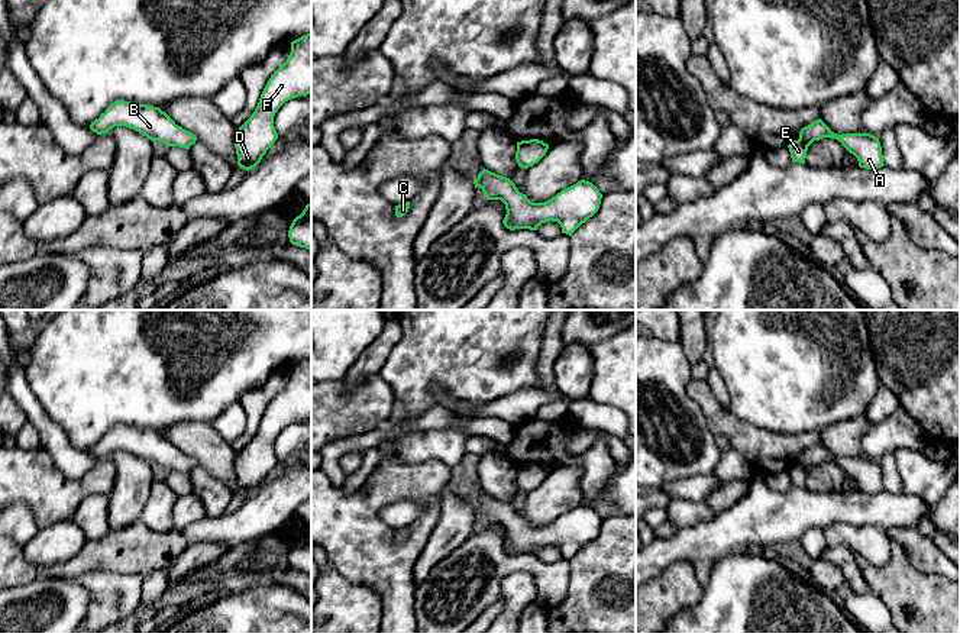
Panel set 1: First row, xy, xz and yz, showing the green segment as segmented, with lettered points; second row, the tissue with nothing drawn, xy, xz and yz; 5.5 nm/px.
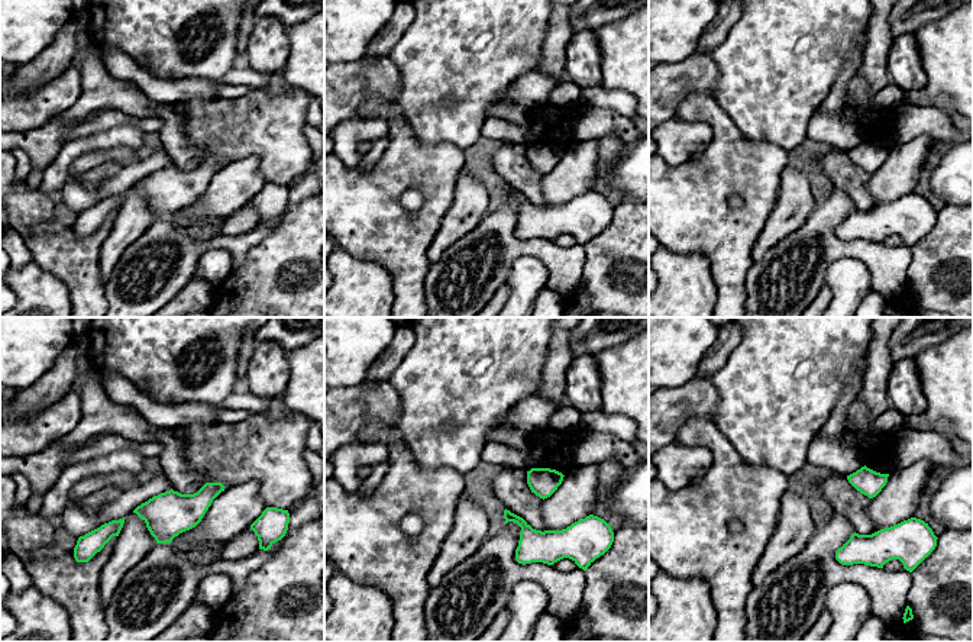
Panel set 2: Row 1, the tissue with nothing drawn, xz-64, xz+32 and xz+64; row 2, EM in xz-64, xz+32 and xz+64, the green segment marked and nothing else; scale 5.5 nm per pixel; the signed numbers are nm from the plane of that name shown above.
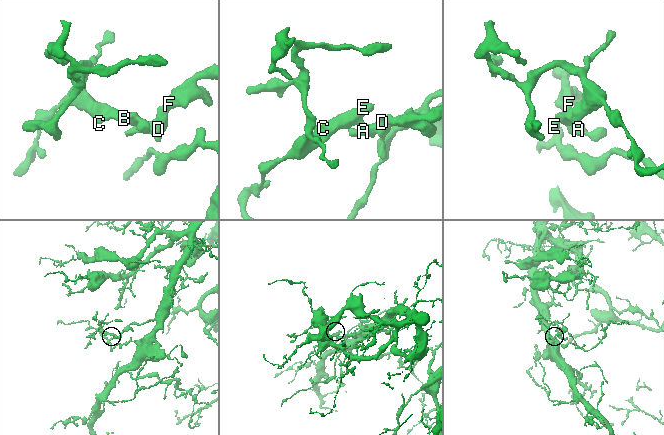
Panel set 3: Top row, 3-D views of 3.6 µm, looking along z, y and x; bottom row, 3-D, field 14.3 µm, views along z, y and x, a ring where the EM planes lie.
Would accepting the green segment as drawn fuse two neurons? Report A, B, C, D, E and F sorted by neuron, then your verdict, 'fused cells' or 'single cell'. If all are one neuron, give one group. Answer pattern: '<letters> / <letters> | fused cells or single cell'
A B C D E F | single cell

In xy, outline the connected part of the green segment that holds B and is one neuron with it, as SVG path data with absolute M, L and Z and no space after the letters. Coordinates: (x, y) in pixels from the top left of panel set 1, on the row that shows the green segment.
M125 100L111 103L104 113L96 119L90 129L97 135L109 133L114 126L133 129L151 141L159 141L167 146L190 149L197 138L178 126L159 107L136 104Z

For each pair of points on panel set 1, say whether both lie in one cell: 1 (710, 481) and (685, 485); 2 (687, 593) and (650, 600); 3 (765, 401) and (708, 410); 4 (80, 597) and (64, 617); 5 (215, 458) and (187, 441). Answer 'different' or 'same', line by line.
1: same
2: same
3: different
4: same
5: same

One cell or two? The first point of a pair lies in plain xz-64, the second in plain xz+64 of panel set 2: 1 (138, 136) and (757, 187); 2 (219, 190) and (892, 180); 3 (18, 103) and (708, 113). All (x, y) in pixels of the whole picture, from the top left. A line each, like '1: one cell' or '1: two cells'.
1: two cells
2: one cell
3: two cells

